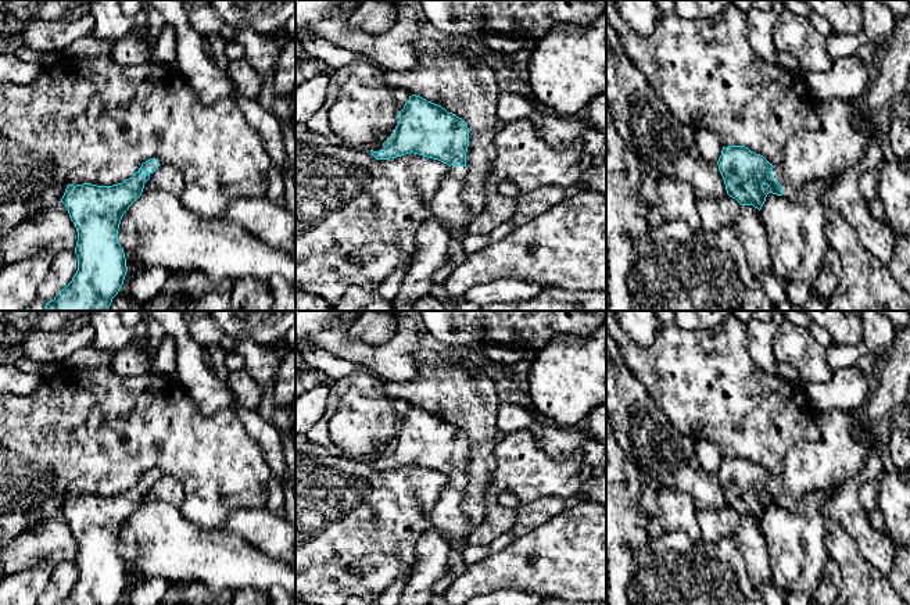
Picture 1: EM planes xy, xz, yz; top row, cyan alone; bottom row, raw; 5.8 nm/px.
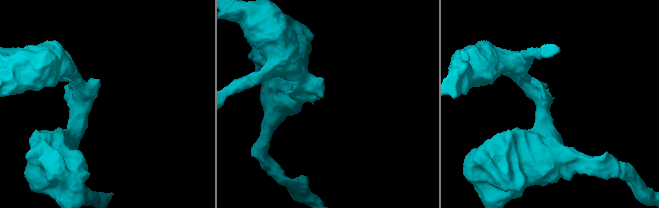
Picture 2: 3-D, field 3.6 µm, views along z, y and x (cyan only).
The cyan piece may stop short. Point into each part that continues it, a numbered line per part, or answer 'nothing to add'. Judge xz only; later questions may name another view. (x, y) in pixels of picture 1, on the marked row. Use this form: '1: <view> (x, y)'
1: xz (448, 207)

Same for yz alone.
1: yz (842, 140)

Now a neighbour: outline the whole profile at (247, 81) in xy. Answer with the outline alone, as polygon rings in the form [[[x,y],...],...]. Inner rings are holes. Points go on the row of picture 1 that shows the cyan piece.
[[[247,58],[232,61],[229,72],[237,90],[243,96],[247,96],[255,100],[259,99],[259,93],[261,93],[259,75],[251,67]]]

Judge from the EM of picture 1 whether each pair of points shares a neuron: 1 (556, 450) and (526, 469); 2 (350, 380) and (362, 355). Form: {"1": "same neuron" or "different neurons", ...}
{"1": "different neurons", "2": "different neurons"}

